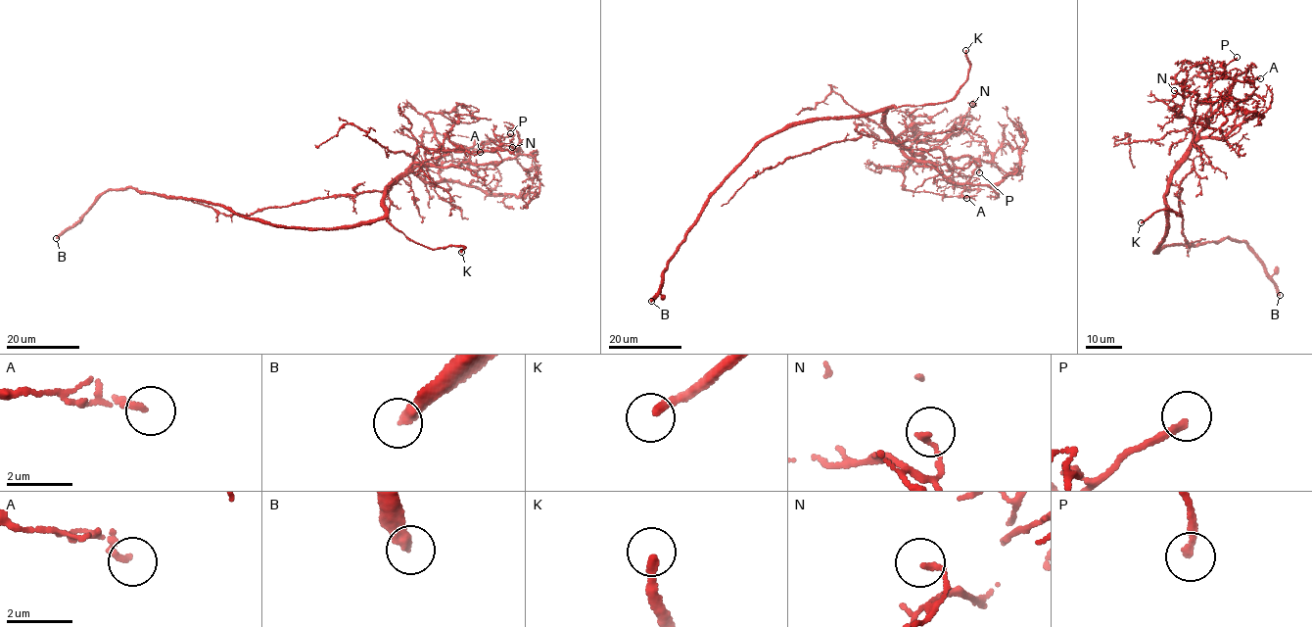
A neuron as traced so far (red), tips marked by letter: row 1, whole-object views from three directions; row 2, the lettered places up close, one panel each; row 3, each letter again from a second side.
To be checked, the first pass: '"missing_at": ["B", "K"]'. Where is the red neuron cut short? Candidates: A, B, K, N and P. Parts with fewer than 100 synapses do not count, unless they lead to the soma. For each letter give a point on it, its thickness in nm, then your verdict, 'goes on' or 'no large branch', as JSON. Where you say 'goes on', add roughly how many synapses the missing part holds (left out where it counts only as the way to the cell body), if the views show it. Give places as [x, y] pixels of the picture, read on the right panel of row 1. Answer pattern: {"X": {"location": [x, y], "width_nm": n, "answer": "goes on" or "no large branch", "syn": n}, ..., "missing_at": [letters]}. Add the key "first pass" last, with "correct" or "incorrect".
{"A": {"location": [1260, 78], "width_nm": 180, "answer": "no large branch"}, "B": {"location": [1280, 295], "width_nm": 360, "answer": "goes on", "syn": 600}, "K": {"location": [1141, 222], "width_nm": 240, "answer": "goes on"}, "N": {"location": [1174, 90], "width_nm": 180, "answer": "no large branch"}, "P": {"location": [1237, 57], "width_nm": 220, "answer": "no large branch"}, "missing_at": ["B", "K"], "first pass": "correct"}

